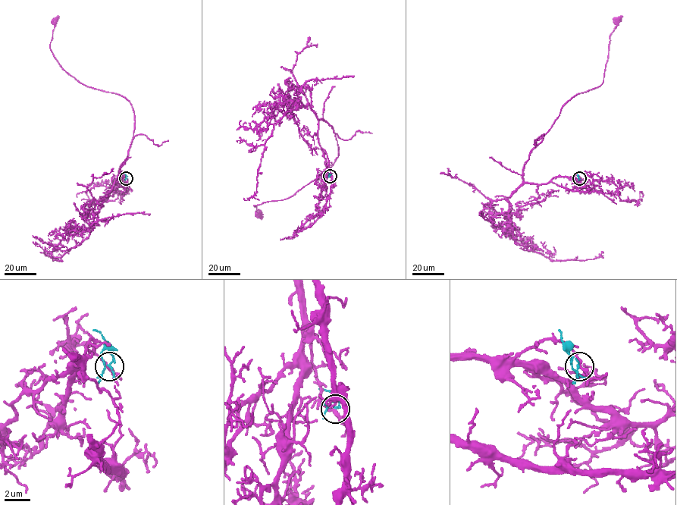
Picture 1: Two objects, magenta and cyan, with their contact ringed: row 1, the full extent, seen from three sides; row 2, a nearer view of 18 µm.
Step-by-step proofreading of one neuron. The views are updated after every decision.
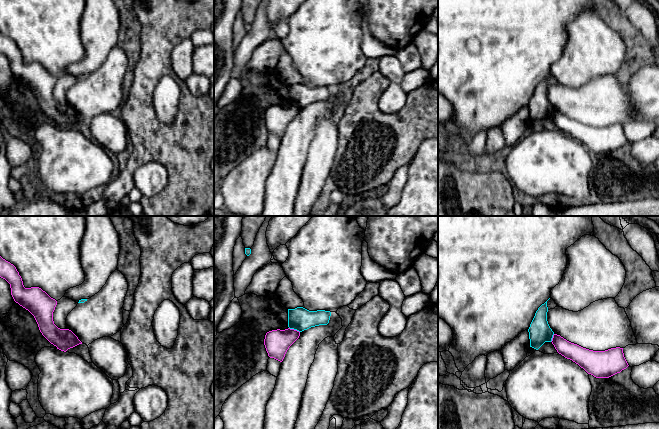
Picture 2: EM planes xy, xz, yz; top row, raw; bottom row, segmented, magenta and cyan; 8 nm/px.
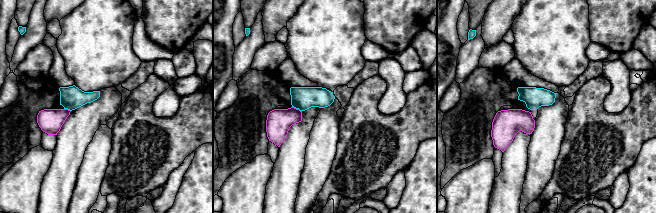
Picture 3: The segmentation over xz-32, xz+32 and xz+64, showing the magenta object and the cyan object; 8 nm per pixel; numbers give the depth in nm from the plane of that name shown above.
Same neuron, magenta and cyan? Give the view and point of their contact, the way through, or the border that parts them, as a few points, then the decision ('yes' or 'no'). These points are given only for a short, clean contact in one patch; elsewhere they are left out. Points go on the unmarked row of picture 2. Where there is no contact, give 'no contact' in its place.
xz (293, 105) | along xz (289, 103), (299, 108) | no

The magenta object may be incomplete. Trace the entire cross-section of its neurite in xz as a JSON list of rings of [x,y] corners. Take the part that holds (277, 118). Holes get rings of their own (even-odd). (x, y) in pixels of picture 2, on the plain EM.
[[[290,104],[267,108],[264,115],[264,121],[268,132],[282,138],[287,126],[299,112],[299,107]]]

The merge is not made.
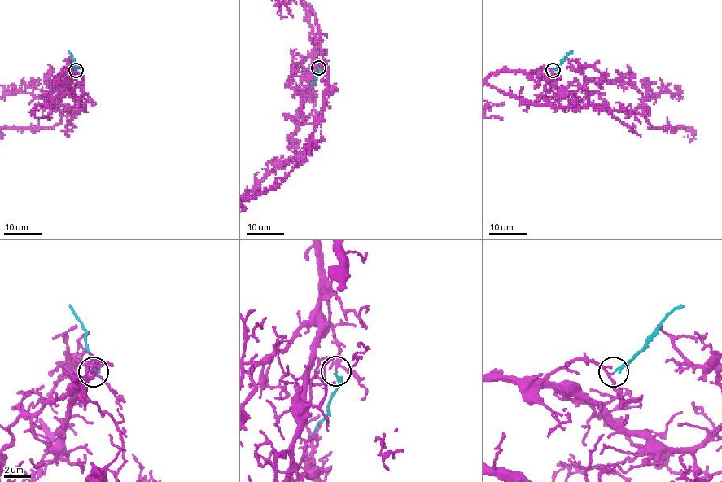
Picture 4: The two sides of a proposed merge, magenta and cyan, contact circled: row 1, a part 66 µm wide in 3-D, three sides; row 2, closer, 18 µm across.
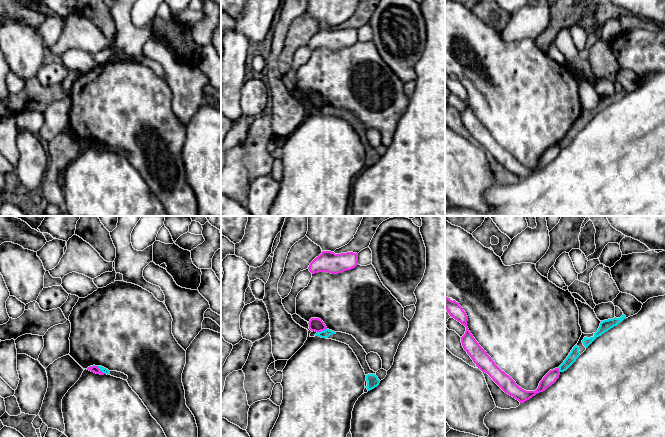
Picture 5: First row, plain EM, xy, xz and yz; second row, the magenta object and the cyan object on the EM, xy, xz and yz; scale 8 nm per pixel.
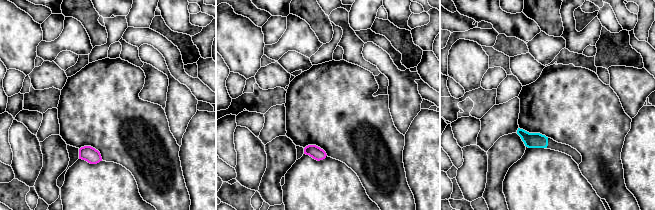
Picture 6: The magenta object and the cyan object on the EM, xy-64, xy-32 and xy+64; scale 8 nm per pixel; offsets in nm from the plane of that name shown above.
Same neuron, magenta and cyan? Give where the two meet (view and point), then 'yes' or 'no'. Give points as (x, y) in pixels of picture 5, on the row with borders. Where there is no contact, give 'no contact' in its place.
meets magenta in xz at (321, 330); no

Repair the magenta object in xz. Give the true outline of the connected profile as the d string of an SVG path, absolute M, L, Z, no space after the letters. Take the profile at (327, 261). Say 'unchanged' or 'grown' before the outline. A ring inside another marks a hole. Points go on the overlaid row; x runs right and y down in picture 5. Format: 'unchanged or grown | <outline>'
unchanged | M322 251L309 265L312 274L327 272L331 274L351 270L358 265L358 254L353 252L335 254L331 251Z

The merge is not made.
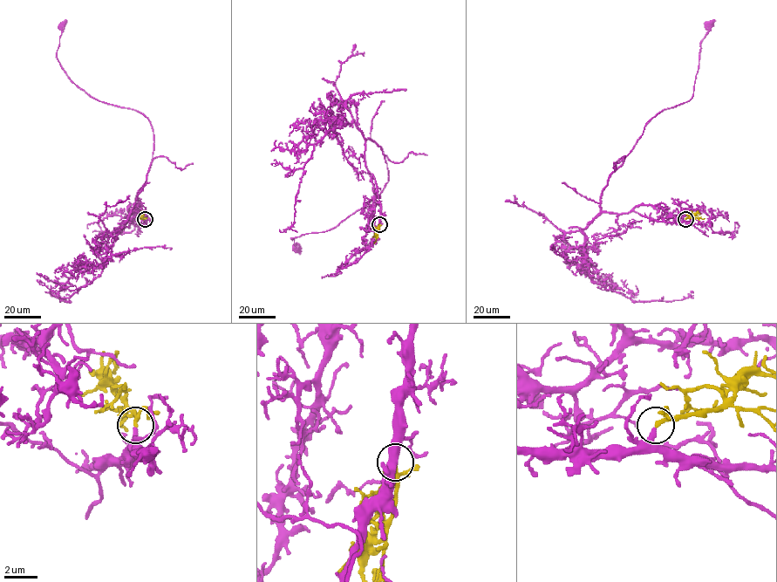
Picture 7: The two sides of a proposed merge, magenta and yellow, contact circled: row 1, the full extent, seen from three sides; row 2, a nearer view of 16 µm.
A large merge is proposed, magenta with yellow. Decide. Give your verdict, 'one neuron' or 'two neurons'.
one neuron

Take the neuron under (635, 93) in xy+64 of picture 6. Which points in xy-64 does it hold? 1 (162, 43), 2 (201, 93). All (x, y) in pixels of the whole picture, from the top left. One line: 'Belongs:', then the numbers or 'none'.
Belongs: none

